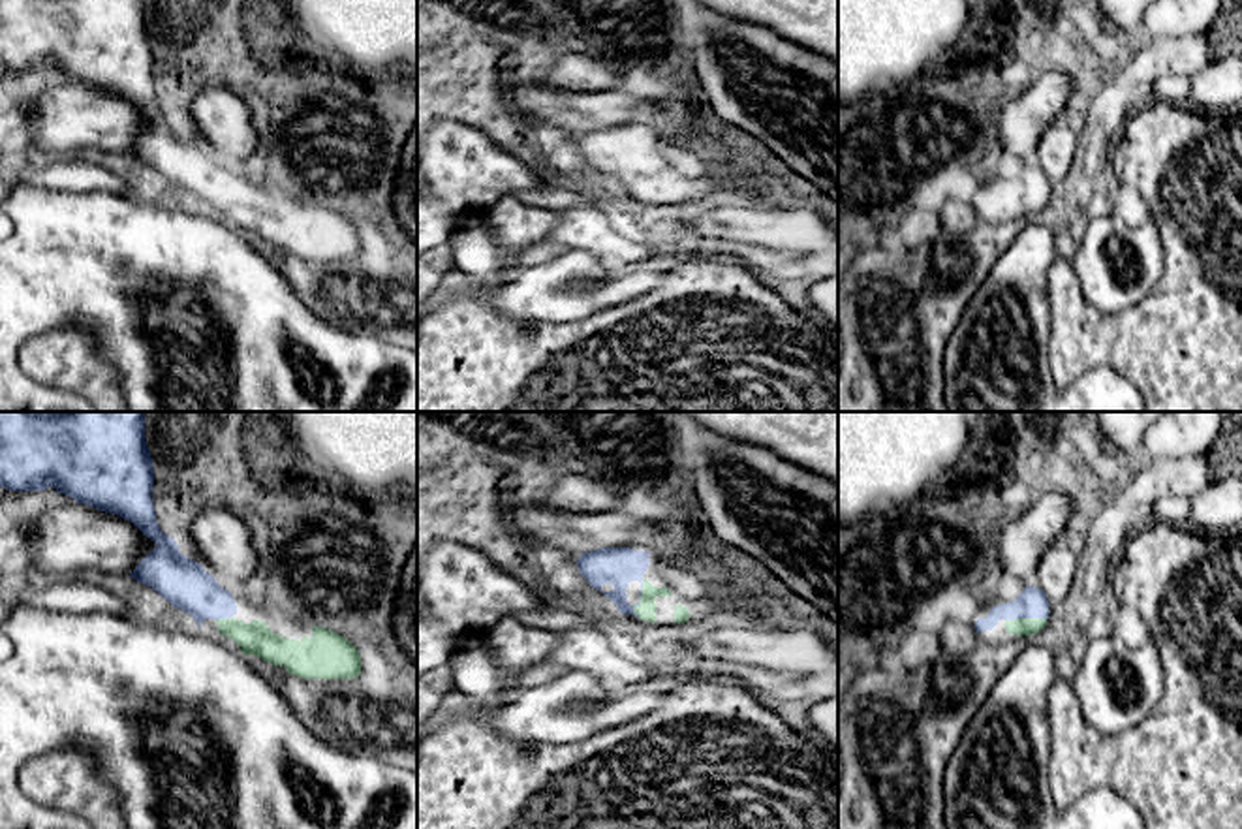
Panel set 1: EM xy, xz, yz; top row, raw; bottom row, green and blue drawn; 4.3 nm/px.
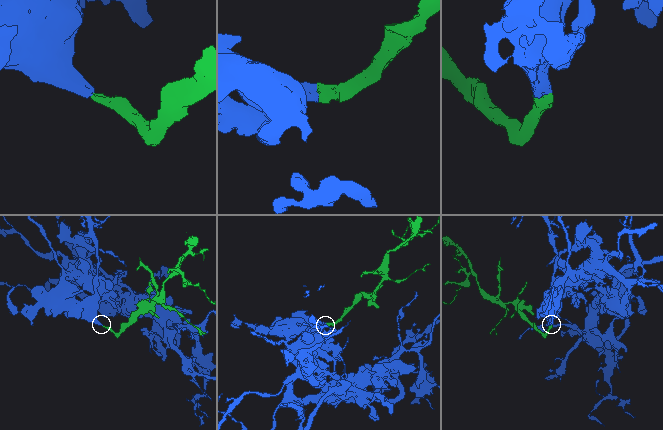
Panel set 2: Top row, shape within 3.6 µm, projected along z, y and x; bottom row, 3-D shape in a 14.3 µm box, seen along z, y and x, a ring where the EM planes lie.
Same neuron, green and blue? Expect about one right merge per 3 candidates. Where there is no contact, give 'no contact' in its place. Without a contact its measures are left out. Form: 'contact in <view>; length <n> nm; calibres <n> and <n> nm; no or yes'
contact in yz; length 180 nm; calibres 80 and 130 nm; yes

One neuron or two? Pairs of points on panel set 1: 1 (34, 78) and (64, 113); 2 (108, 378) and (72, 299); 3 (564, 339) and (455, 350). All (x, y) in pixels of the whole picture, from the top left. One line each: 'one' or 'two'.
1: two
2: two
3: one

